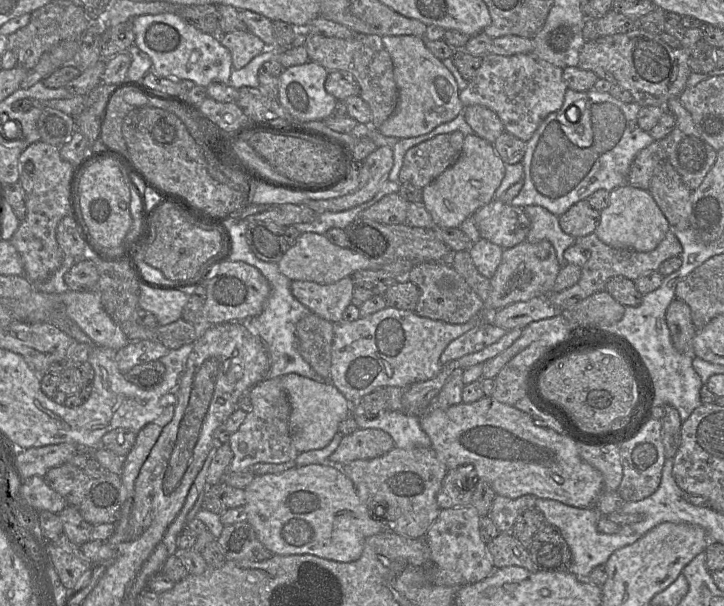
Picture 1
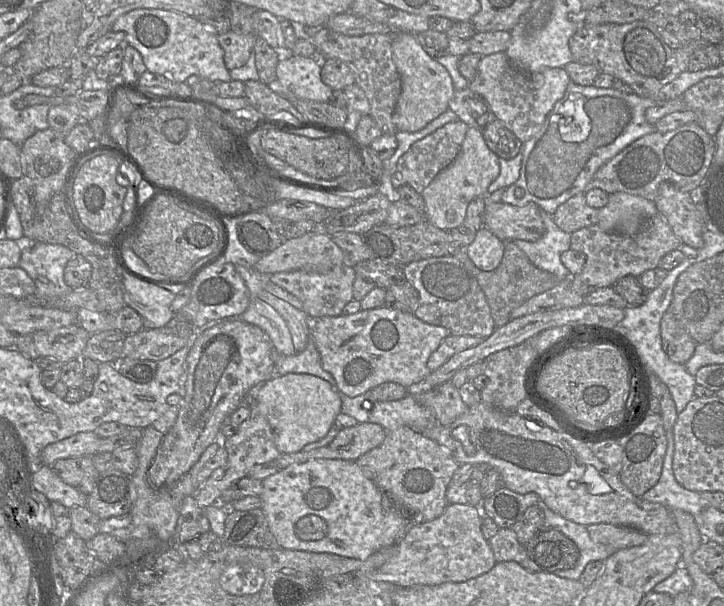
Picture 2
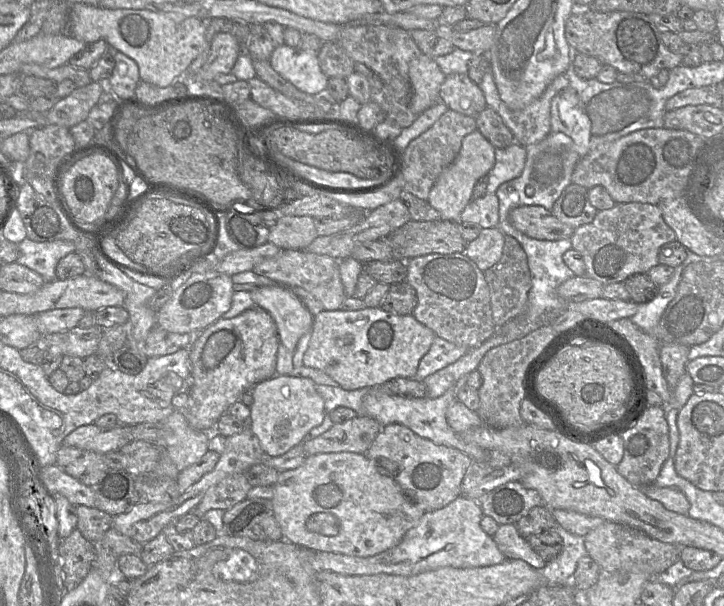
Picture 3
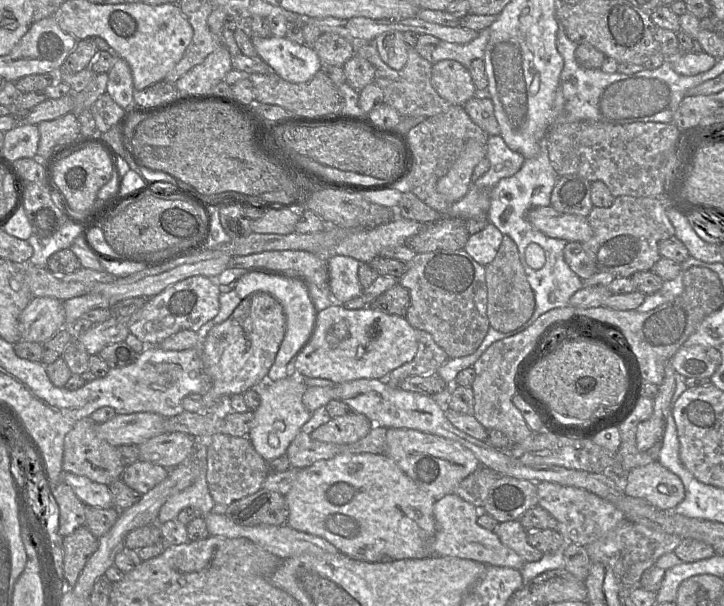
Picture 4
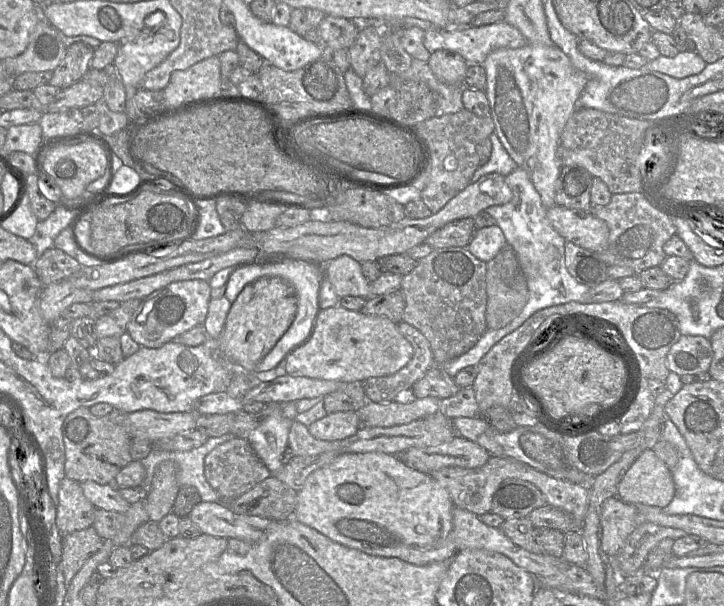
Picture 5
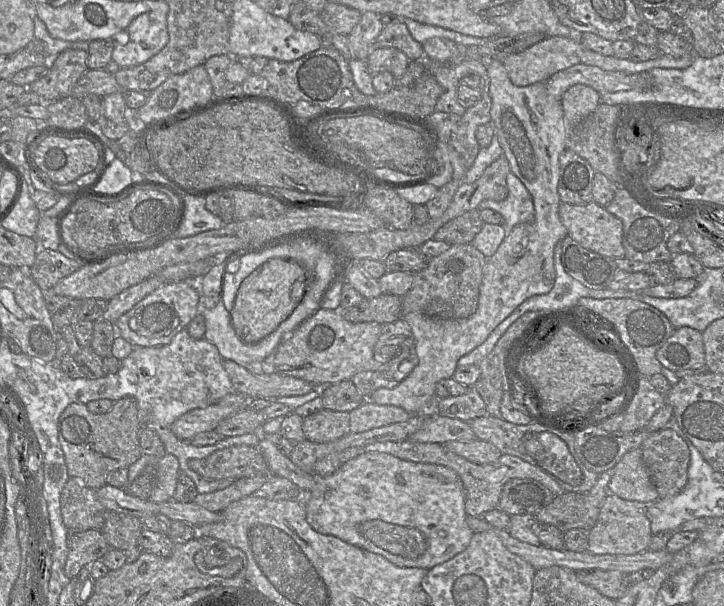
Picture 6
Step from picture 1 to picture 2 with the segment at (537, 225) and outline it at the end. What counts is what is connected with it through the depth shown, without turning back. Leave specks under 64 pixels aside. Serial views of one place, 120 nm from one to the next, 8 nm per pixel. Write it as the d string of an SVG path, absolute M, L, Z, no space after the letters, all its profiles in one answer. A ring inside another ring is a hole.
M541 210L541 216L545 233L539 240L514 242L538 269L554 274L559 279L573 276L561 262L561 254L570 249L571 234L561 230L547 212Z

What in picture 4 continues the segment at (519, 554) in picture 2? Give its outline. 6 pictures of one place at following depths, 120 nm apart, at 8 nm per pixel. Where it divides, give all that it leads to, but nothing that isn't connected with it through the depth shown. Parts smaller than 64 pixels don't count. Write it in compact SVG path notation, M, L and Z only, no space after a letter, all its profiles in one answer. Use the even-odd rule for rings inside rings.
M519 520L498 523L494 533L505 546L515 551L525 562L537 562L542 559L543 553L529 544L528 532Z

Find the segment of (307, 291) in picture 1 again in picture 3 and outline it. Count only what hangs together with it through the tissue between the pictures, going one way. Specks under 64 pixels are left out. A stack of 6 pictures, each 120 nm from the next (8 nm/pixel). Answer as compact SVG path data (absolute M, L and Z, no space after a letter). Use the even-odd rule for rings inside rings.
M281 249L274 257L257 264L253 272L282 283L283 286L303 288L323 305L324 310L339 310L347 295L341 281L339 260L308 250Z

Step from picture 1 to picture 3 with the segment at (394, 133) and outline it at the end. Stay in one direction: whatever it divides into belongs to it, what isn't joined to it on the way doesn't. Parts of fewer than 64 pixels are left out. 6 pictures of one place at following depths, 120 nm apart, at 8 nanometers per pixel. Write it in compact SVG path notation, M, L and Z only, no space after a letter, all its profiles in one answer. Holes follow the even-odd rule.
M421 54L409 65L409 78L412 87L410 109L420 115L439 100L439 91L446 75L434 58Z

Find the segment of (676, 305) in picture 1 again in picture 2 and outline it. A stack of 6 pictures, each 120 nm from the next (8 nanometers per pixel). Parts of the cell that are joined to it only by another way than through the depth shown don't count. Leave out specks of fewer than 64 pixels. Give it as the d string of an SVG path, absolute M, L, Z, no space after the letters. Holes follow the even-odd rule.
M666 311L661 319L660 332L662 347L669 359L685 364L693 355L697 343L683 328L671 311Z

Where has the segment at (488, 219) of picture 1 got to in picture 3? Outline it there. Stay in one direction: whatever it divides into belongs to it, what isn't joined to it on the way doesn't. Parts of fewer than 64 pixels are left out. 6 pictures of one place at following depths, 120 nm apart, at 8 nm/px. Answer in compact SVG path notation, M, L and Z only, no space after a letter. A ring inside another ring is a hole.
M539 205L513 208L508 218L517 230L538 240L557 241L570 238L575 230L557 219L552 211Z

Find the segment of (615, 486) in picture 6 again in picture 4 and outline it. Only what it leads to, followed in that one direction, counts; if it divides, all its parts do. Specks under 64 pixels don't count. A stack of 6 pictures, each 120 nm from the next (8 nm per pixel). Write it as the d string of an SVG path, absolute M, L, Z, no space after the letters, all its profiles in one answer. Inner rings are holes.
M659 461L629 471L623 481L623 491L663 511L673 511L685 498L681 479Z

